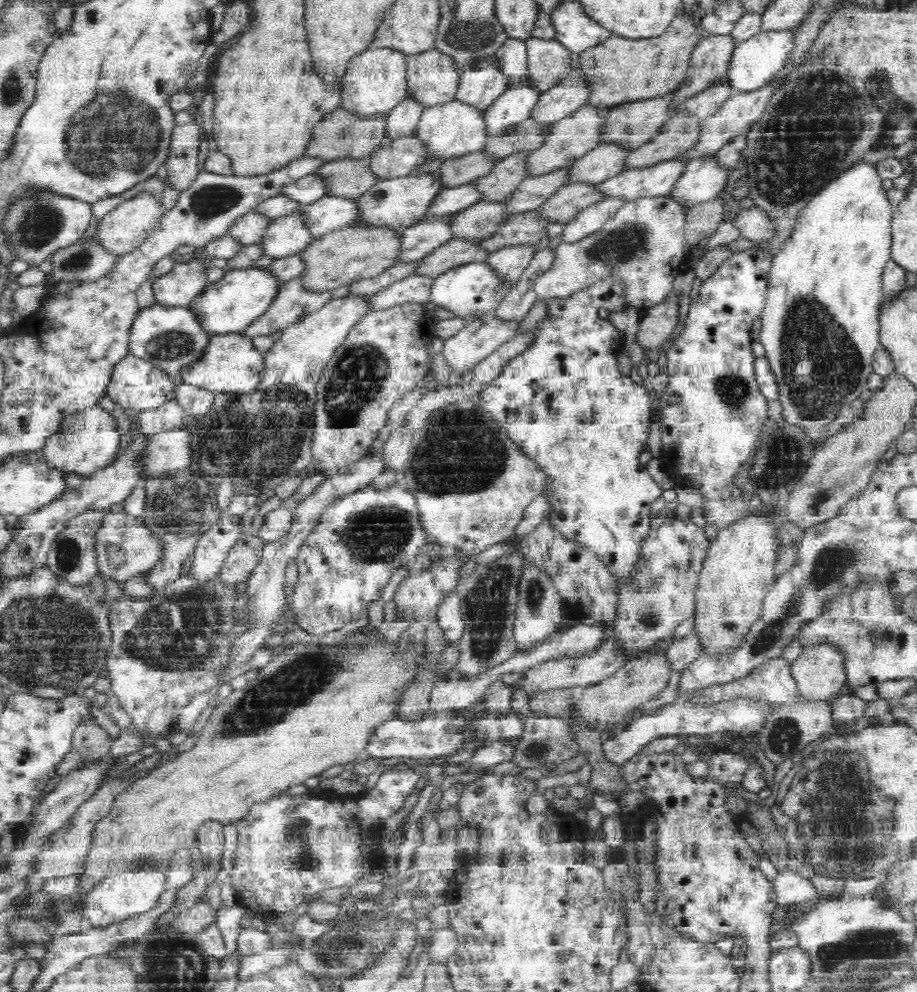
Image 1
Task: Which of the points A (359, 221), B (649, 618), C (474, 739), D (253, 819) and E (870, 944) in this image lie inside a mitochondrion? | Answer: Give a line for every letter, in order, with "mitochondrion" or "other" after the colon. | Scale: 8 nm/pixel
A: other
B: mitochondrion
C: other
D: other
E: mitochondrion

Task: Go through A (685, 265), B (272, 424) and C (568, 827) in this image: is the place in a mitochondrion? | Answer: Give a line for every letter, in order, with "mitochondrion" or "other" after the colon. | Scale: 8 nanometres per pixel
A: other
B: mitochondrion
C: other

